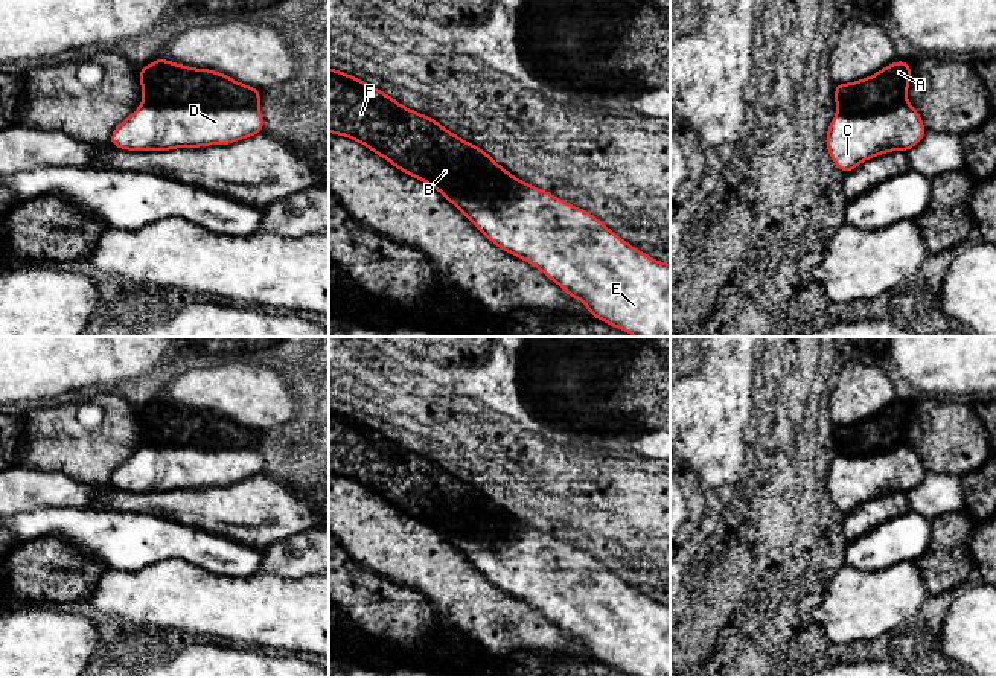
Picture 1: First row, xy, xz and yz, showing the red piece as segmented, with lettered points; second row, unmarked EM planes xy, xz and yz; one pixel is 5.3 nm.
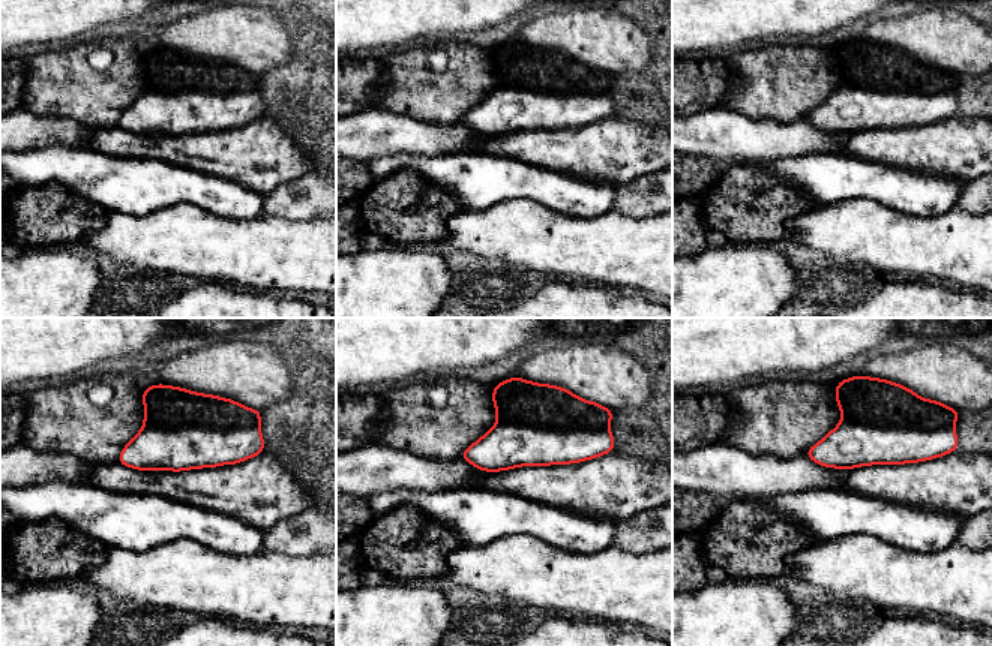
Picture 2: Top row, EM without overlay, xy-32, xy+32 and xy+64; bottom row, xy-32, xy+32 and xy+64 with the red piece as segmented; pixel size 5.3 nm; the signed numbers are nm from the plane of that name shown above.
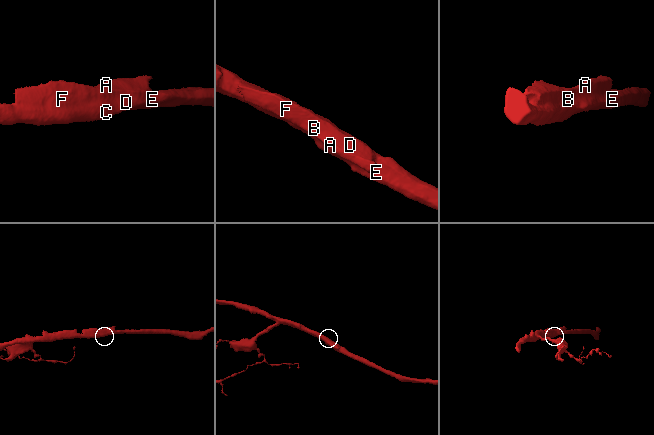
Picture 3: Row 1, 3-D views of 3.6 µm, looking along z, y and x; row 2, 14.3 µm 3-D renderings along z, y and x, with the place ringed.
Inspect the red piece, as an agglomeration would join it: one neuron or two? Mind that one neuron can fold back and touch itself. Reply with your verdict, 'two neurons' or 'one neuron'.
two neurons

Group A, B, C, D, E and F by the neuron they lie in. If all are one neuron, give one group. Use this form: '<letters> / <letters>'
A B F / C D E

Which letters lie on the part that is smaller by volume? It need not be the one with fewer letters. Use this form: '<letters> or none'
A, B, F

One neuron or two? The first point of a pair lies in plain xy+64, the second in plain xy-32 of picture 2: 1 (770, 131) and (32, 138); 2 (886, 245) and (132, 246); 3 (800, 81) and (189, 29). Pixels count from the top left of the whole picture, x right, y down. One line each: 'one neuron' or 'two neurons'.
1: one neuron
2: one neuron
3: two neurons

